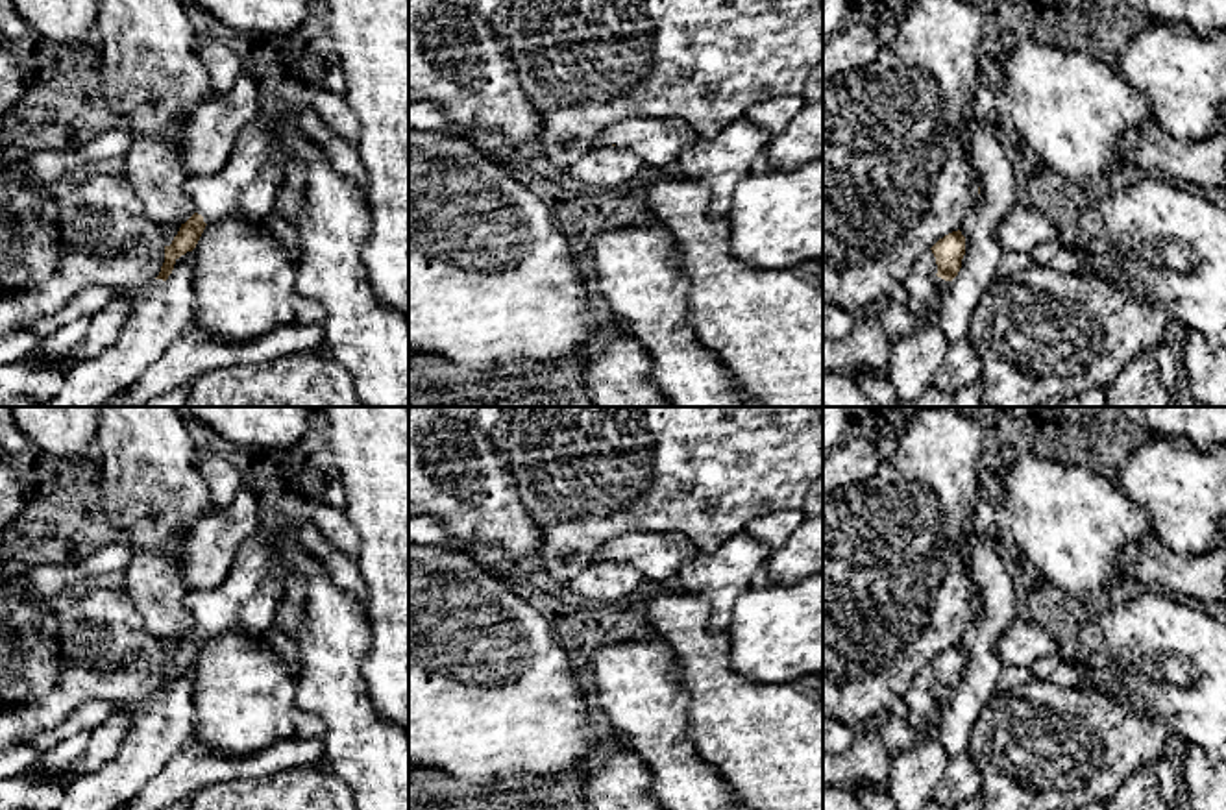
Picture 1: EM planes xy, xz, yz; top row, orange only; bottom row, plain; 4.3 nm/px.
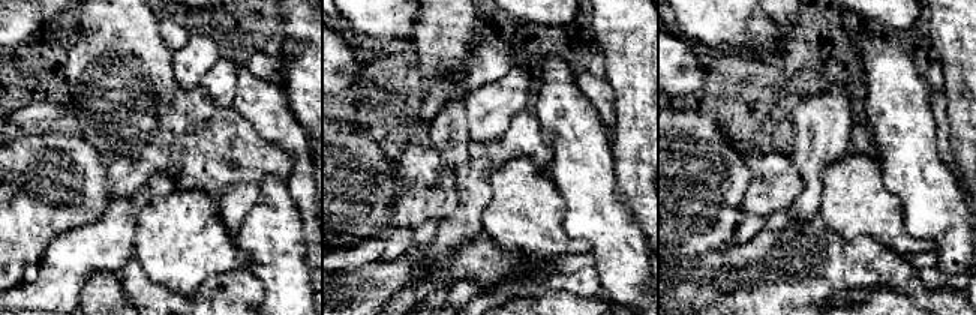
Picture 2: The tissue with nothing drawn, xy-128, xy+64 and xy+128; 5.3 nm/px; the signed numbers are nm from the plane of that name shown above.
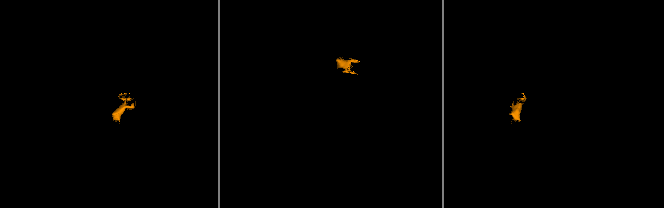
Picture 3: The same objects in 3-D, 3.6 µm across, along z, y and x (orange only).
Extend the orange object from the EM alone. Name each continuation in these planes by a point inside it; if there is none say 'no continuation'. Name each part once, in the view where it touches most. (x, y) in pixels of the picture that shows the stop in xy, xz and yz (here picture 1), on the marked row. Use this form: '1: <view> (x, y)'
1: xy (246, 187)
2: yz (925, 289)

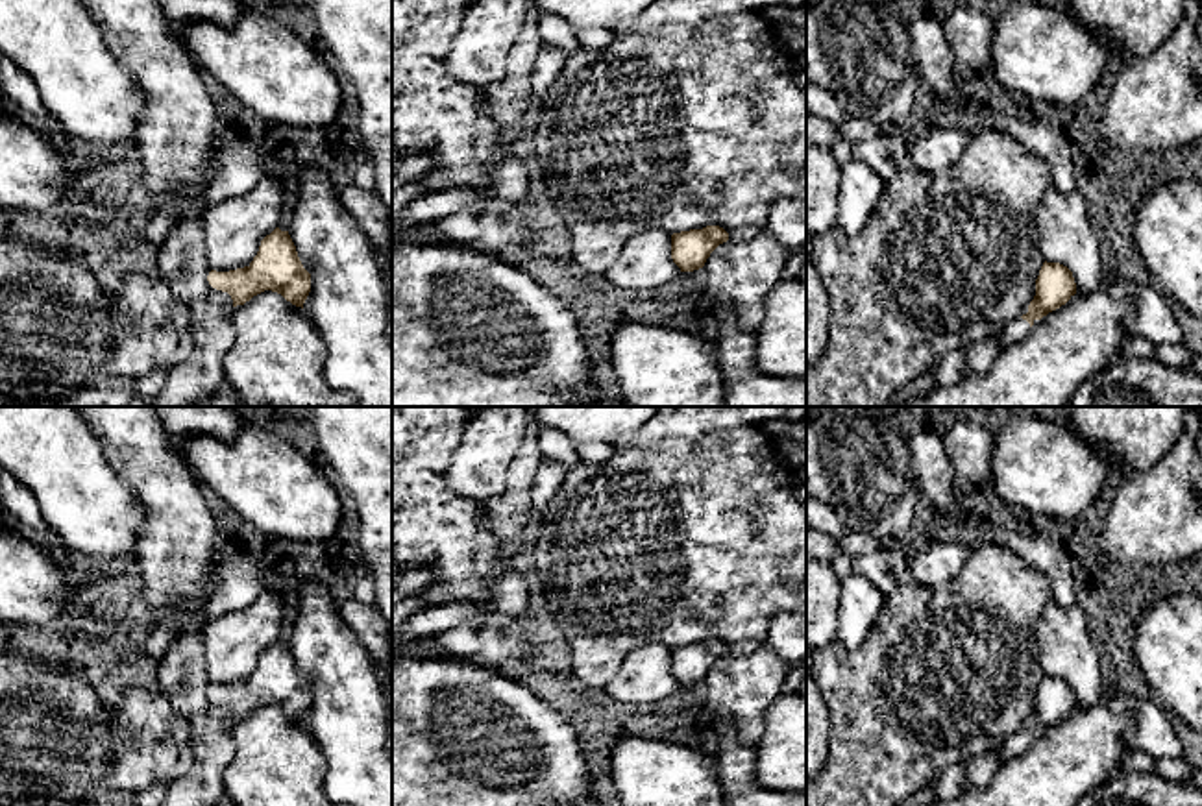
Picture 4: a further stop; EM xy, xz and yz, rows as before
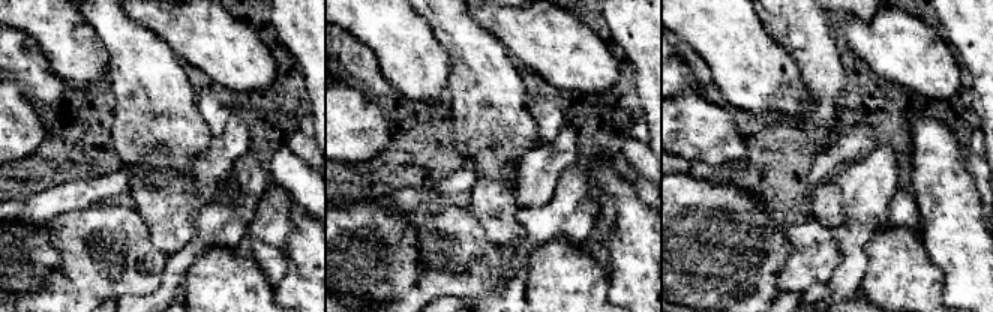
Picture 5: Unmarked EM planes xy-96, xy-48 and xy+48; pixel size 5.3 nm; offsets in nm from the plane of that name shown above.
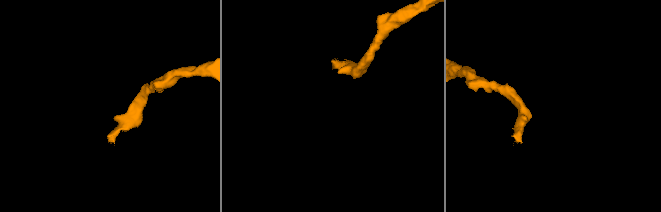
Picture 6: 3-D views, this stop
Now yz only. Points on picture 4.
1: yz (1016, 329)

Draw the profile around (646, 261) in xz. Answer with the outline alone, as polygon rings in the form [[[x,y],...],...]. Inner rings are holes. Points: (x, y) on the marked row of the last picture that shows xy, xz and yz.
[[[649,229],[625,242],[603,277],[619,288],[647,290],[669,283],[679,272],[671,259],[671,233]]]

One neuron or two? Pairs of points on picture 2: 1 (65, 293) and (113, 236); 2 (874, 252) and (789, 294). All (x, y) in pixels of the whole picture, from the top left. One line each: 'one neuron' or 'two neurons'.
1: one neuron
2: one neuron

